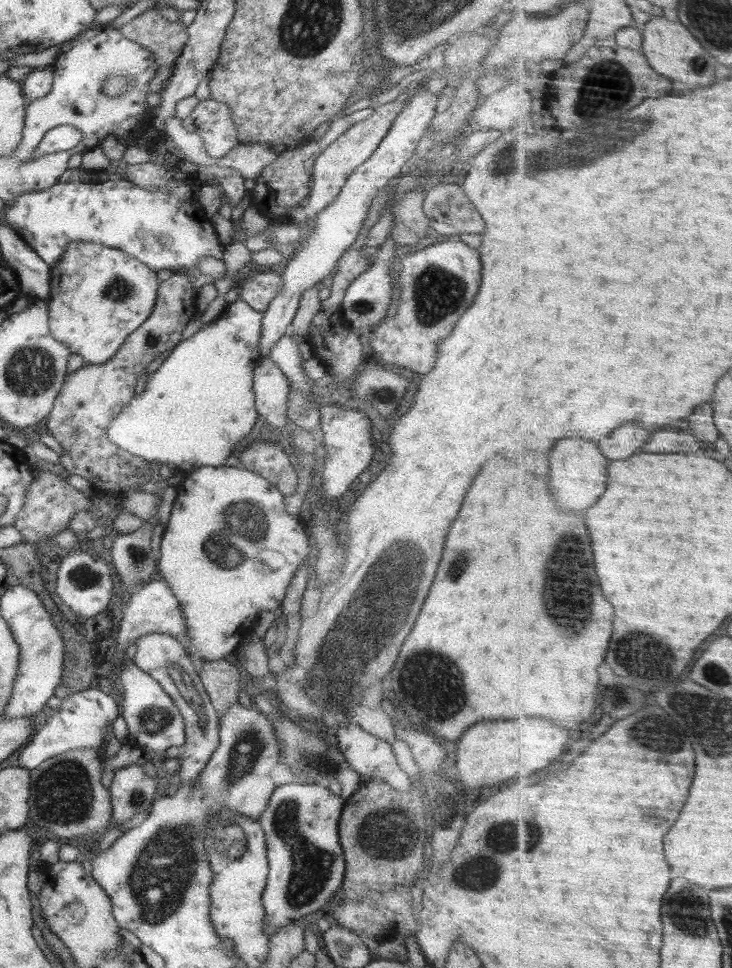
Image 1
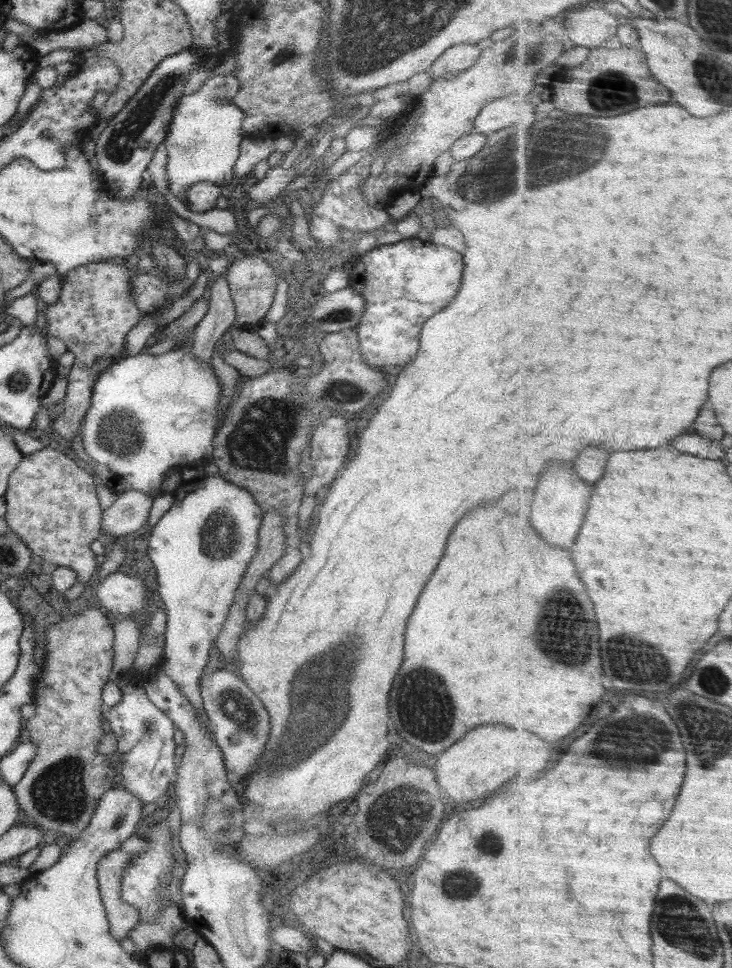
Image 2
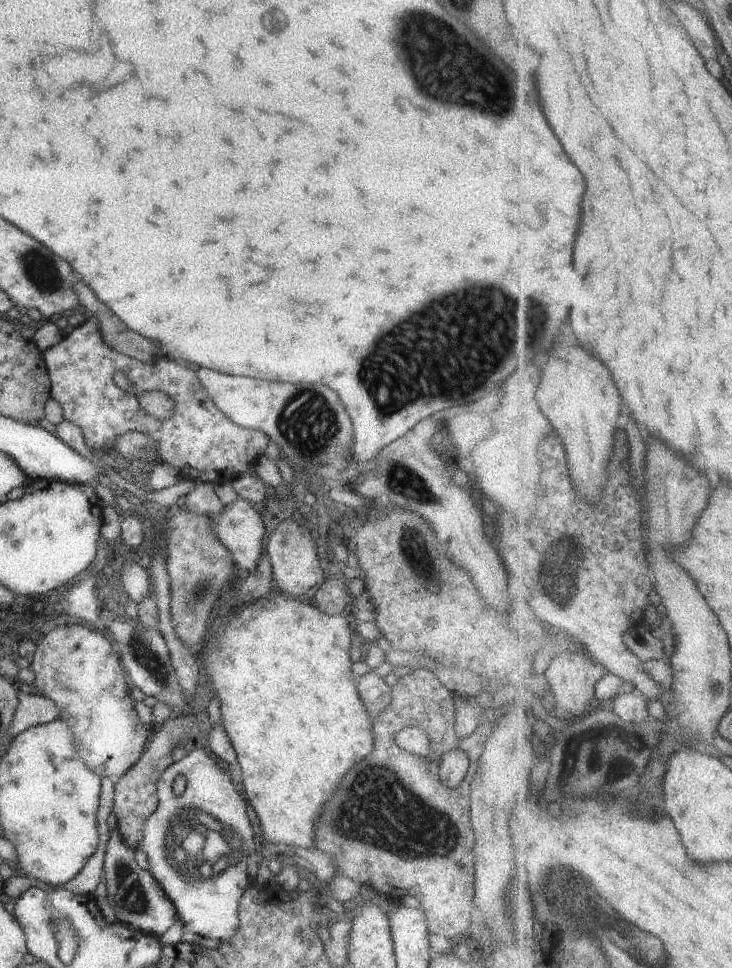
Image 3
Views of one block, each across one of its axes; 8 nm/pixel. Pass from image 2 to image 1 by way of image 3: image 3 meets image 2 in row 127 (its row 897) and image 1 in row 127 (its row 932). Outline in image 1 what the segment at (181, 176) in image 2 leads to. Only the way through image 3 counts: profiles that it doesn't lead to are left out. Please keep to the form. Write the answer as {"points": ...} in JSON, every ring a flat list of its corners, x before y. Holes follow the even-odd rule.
{"points":[[211,98,199,101,192,114,182,119,182,124,202,138,207,155,212,158,222,158,240,144,230,108]]}

